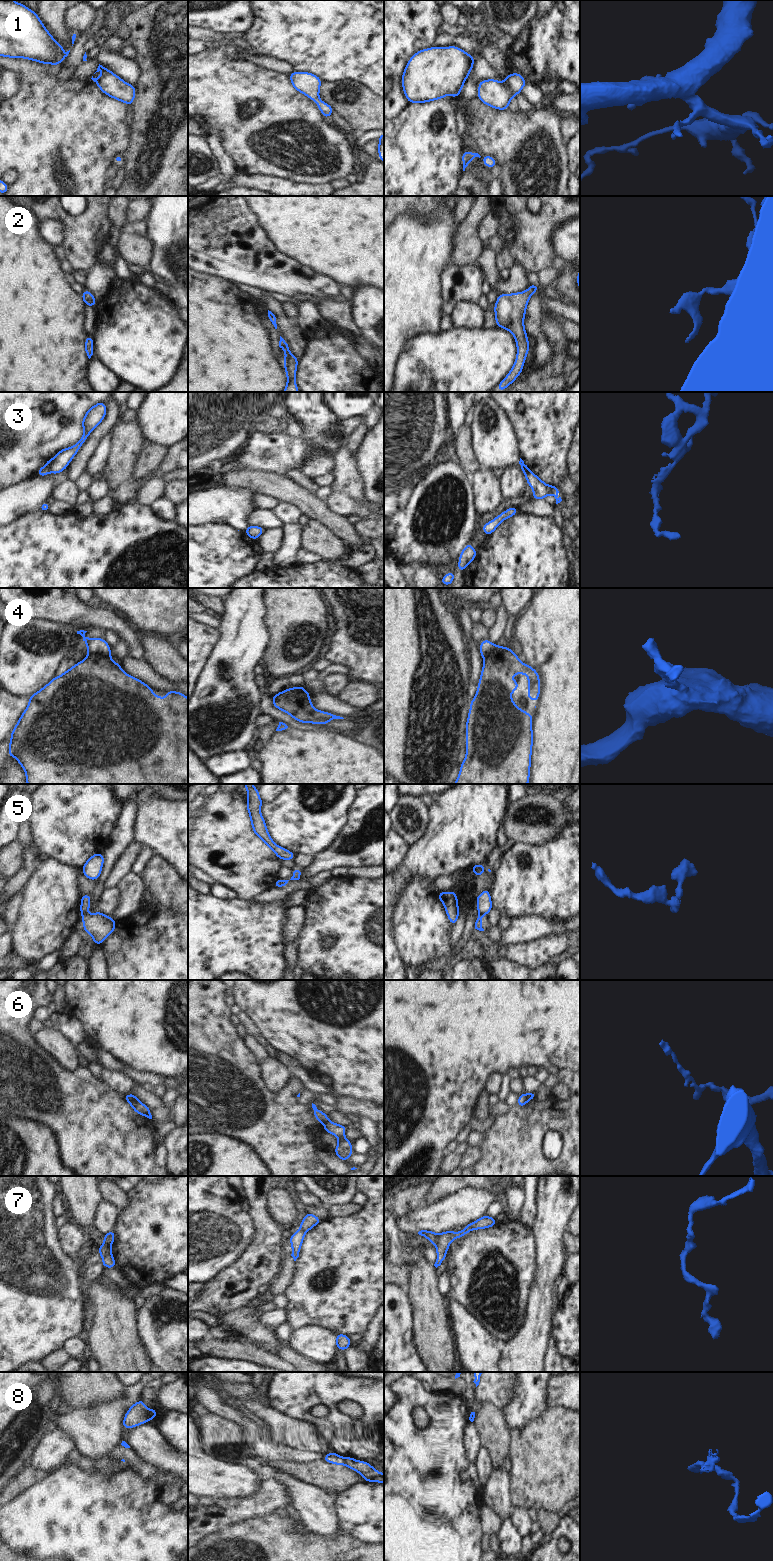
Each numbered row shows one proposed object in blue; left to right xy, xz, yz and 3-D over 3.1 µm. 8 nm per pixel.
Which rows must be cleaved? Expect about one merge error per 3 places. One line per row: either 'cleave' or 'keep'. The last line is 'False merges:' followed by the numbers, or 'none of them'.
1: keep
2: keep
3: cleave
4: cleave
5: cleave
6: cleave
7: cleave
8: cleave
False merges: 3, 4, 5, 6, 7, 8

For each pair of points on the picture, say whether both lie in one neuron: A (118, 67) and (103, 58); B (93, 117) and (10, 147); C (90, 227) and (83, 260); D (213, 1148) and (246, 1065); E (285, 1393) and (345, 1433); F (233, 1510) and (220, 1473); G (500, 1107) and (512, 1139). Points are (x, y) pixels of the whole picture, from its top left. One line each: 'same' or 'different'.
A: same
B: same
C: same
D: different
E: same
F: different
G: different

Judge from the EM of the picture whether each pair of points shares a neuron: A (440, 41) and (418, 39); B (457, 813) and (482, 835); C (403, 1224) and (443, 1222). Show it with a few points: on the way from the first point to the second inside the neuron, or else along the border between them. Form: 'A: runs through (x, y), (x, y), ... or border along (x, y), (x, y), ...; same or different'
A: border along (440, 33), (432, 45); different
B: runs through (463, 819), (476, 832); same
C: runs through (413, 1222), (433, 1222); same

